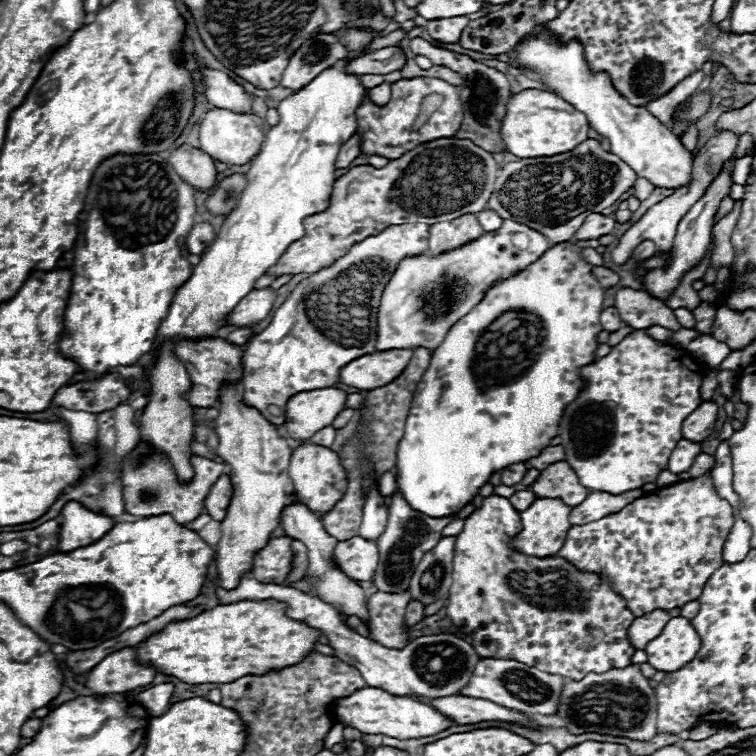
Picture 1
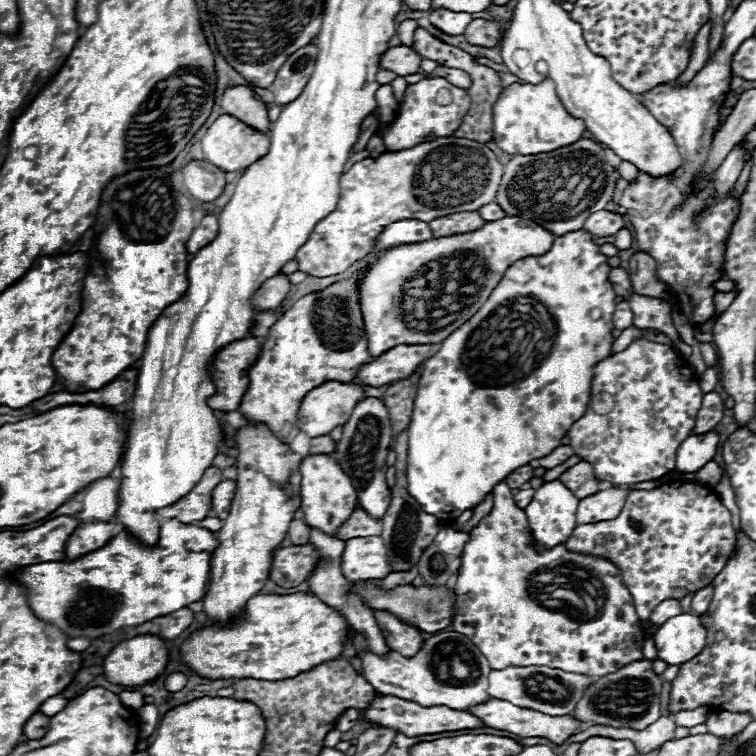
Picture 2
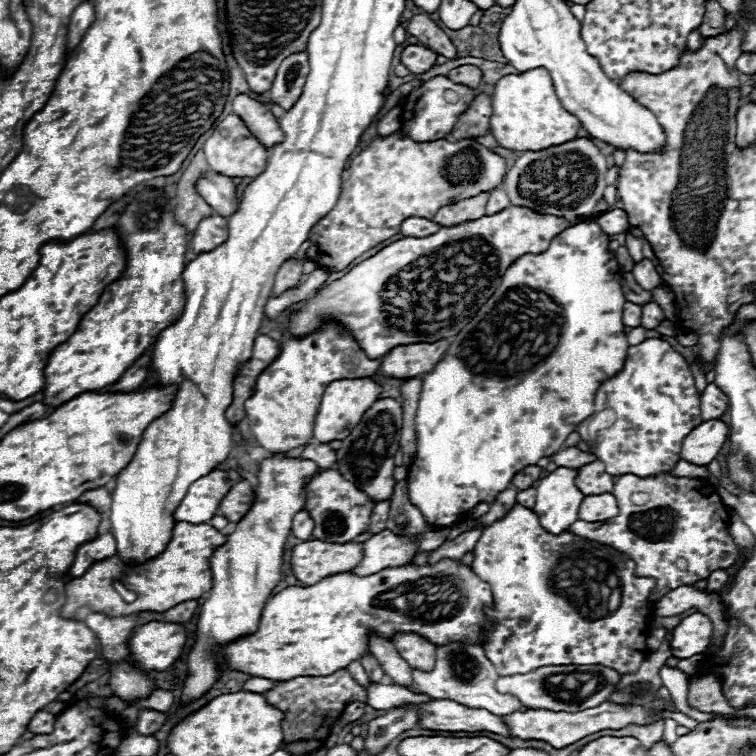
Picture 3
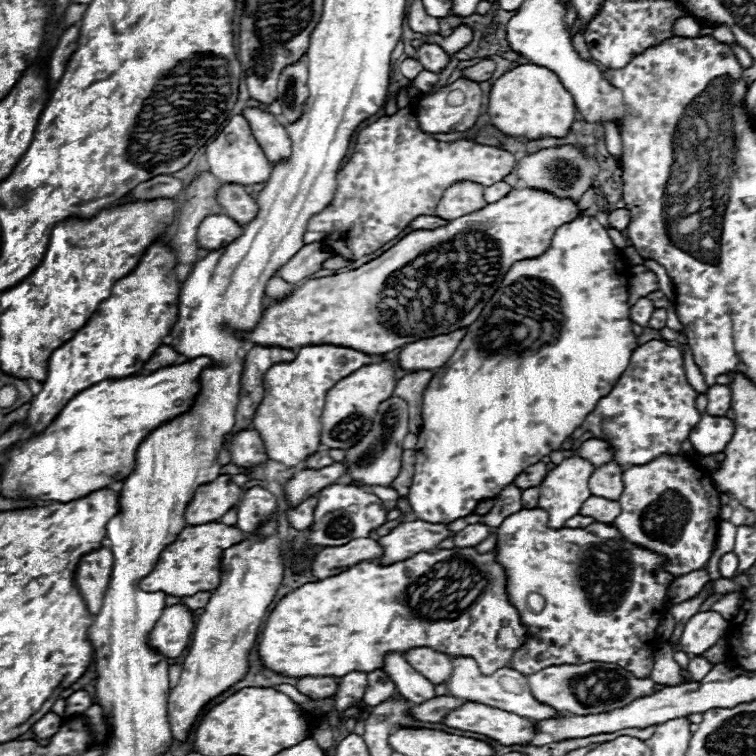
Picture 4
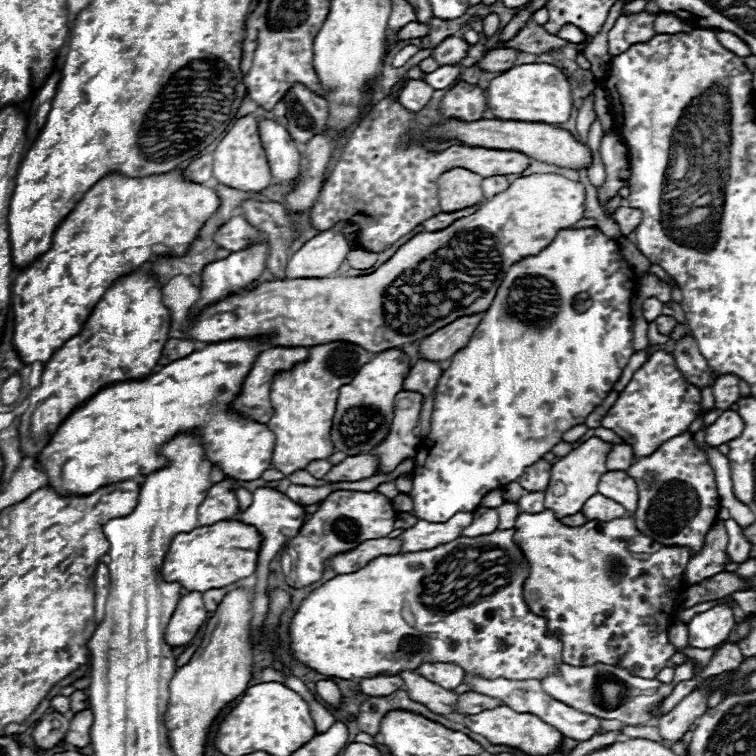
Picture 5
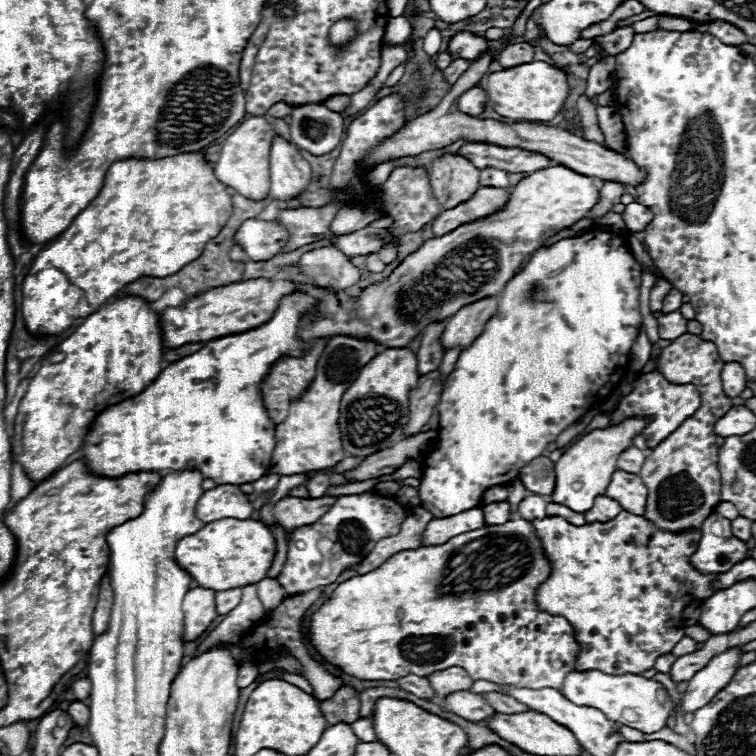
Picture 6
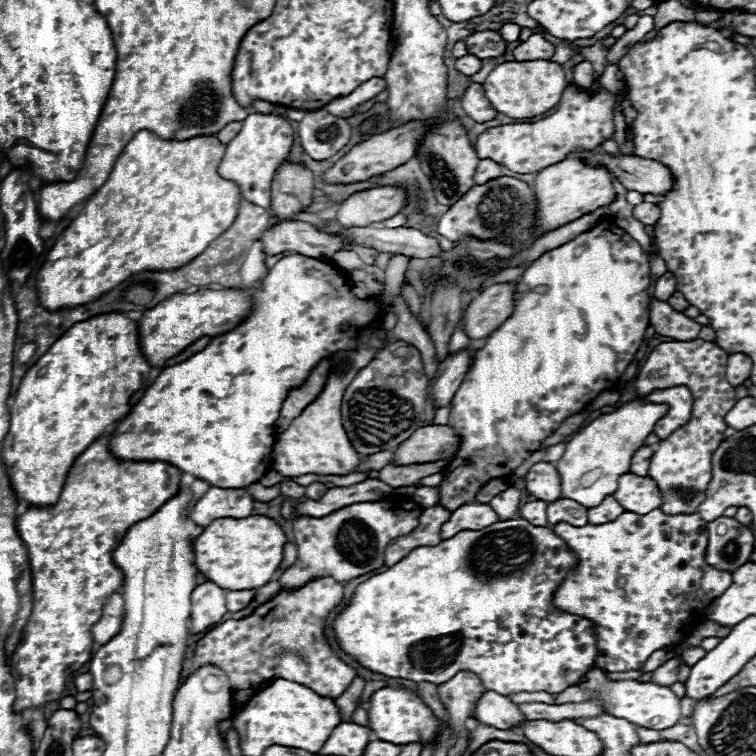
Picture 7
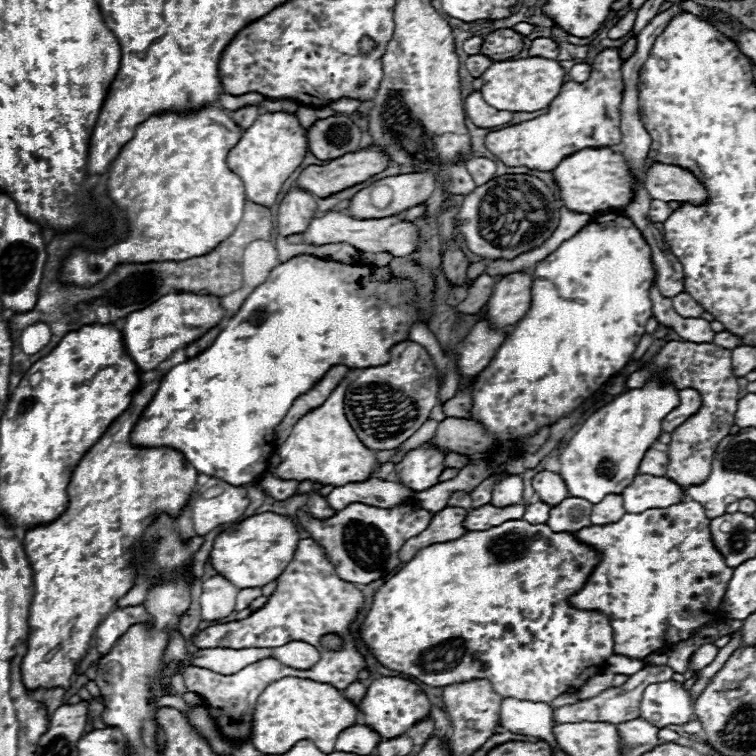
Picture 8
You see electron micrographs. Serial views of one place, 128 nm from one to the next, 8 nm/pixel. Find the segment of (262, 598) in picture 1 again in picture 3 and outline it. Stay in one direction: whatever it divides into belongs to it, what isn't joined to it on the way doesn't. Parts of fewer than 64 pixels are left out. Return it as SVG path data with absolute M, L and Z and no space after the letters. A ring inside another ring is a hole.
M450 642L444 646L436 646L434 668L430 672L410 668L410 672L412 672L412 692L424 694L432 700L452 700L452 702L460 702L464 706L488 710L498 716L524 708L514 696L496 692L494 680L500 674L496 672L492 662L486 658L482 646L472 646L466 642Z

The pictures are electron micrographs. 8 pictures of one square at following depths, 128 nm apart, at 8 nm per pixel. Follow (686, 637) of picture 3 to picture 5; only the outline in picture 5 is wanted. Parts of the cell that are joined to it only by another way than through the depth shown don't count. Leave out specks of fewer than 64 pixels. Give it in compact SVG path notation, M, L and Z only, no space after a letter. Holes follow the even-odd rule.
M722 604L716 608L706 610L704 614L696 614L688 624L688 644L692 648L714 648L720 642L728 638L732 632L732 626L736 626L732 608Z

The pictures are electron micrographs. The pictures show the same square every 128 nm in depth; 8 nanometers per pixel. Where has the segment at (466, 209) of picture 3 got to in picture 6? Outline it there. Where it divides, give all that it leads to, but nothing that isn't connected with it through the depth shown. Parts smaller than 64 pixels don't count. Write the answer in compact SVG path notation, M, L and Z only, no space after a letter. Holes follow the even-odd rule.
M446 154L430 166L430 184L444 210L466 202L480 188L480 170L458 154Z

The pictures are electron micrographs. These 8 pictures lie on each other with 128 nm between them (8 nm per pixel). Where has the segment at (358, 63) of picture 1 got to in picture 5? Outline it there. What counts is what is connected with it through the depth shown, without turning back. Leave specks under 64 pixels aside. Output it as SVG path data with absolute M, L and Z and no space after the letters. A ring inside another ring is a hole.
M450 36L432 50L432 58L436 58L440 66L446 66L448 62L460 62L466 56L466 50L468 50L468 44L462 38Z

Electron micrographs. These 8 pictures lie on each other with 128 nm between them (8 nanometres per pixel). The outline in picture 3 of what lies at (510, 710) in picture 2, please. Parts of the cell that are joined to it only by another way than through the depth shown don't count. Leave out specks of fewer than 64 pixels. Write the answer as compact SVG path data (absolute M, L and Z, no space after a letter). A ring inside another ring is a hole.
M600 704L596 708L588 708L588 710L580 710L580 712L550 712L550 710L528 708L528 710L516 710L502 718L512 736L522 738L522 740L544 740L554 748L570 746L570 744L578 742L580 738L600 732L600 730L618 730L628 724L648 724L648 722L658 720L654 716L646 716L646 710L642 706L634 706L634 708L626 710L626 708L620 708L614 704Z

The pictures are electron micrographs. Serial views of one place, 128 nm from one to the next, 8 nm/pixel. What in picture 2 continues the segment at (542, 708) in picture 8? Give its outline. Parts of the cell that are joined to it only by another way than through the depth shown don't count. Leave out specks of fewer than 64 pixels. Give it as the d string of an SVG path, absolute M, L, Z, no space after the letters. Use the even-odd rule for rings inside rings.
M310 528L310 538L308 538L308 542L310 542L310 544L318 550L318 554L320 554L320 560L318 560L316 570L314 570L312 576L308 576L308 580L306 580L306 582L310 584L310 592L316 594L324 604L336 608L336 610L348 620L348 624L366 638L368 646L370 646L376 654L388 652L390 648L388 648L386 642L384 642L384 636L382 636L382 632L380 632L380 628L378 628L378 624L376 624L376 618L374 618L372 610L364 604L364 600L362 600L358 594L350 592L352 586L354 586L354 582L346 580L344 574L342 574L340 564L342 564L342 552L344 552L346 542L344 542L344 540L338 540L338 538L332 538L332 536L316 530L316 528Z

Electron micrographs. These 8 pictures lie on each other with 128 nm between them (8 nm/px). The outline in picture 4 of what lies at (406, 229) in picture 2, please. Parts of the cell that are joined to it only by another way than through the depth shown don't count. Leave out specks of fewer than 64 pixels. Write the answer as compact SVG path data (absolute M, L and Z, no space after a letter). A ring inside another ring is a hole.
M420 216L420 218L414 218L410 222L410 228L412 230L434 230L434 228L440 228L440 226L446 226L448 222L438 218L438 216Z

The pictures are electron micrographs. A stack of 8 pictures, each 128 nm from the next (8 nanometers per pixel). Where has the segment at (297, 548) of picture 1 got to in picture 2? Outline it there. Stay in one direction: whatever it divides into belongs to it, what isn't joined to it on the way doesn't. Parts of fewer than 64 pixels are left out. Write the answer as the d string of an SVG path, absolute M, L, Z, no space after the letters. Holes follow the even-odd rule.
M292 520L288 526L288 538L294 546L304 546L308 542L308 526L304 520Z

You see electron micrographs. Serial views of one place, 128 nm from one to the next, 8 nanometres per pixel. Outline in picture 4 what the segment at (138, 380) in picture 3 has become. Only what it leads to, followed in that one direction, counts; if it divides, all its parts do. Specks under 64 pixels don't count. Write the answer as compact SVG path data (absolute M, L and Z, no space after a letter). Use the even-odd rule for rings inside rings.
M160 346L160 348L152 354L152 358L142 366L142 372L156 372L156 370L160 370L160 368L172 366L178 358L180 358L180 356L178 356L178 352L176 352L174 348L170 348L170 346Z

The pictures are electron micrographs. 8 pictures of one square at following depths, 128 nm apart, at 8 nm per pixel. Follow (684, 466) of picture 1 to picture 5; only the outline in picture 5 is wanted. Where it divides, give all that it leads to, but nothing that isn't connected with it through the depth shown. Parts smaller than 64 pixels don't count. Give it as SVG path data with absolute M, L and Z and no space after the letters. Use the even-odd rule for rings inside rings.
M726 410L726 412L720 414L720 418L718 418L714 424L710 424L710 426L706 428L704 442L706 442L708 446L714 446L714 448L716 448L716 446L720 446L720 444L726 444L726 442L738 438L740 432L742 432L742 428L744 428L744 422L742 422L742 418L738 416L738 412Z

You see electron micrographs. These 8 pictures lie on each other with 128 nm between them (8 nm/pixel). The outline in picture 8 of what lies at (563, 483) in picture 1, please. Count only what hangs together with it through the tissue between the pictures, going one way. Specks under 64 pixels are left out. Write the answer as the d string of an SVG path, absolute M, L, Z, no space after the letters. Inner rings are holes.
M638 474L630 486L620 494L624 498L626 512L644 512L650 508L668 508L676 502L682 502L684 494L678 484L670 482L664 476Z

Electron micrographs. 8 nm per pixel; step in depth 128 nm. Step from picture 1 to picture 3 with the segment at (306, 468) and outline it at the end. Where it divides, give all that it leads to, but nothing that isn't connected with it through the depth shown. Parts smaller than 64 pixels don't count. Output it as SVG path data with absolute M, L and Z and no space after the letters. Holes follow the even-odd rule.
M318 470L310 482L308 482L308 502L304 506L314 520L314 532L312 536L316 540L324 542L336 542L344 544L350 542L354 536L362 534L368 526L370 512L374 508L374 502L362 494L352 482L344 480L344 476L338 470Z

